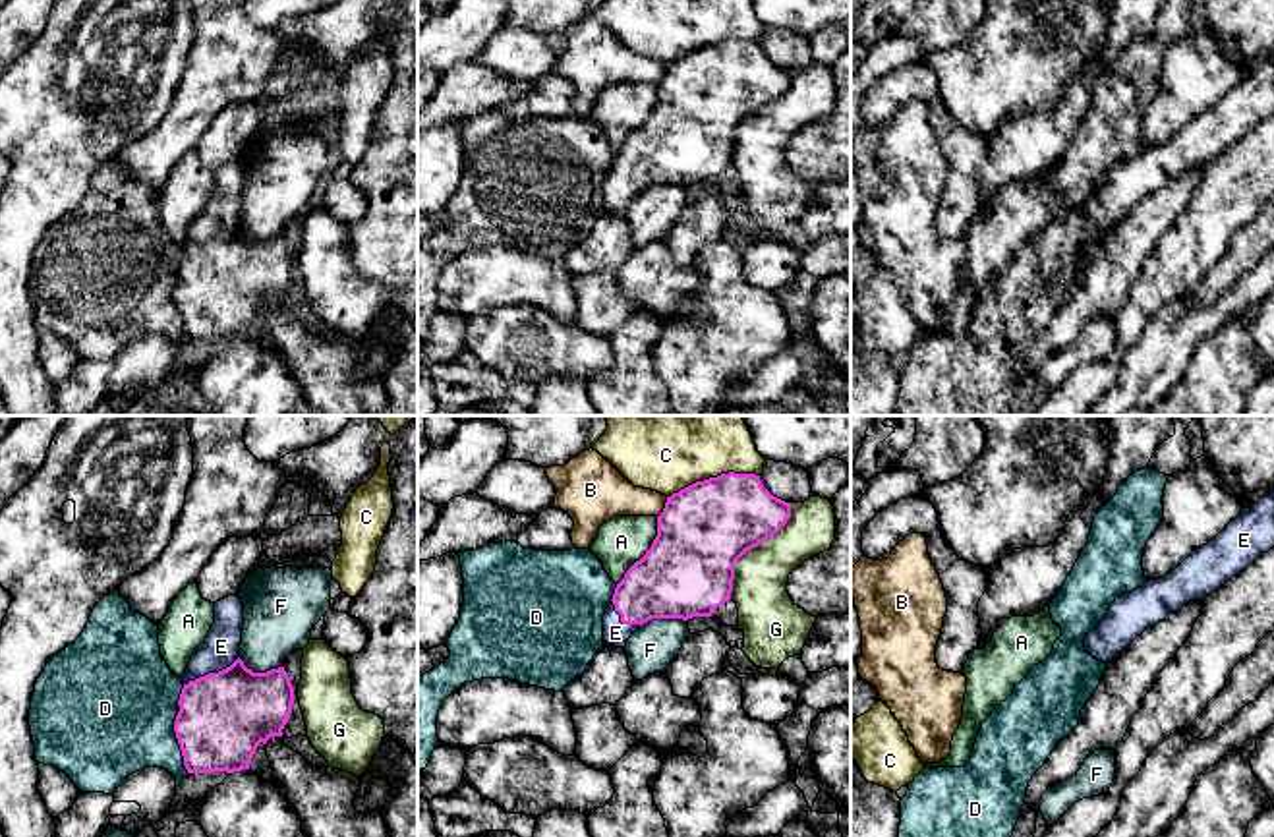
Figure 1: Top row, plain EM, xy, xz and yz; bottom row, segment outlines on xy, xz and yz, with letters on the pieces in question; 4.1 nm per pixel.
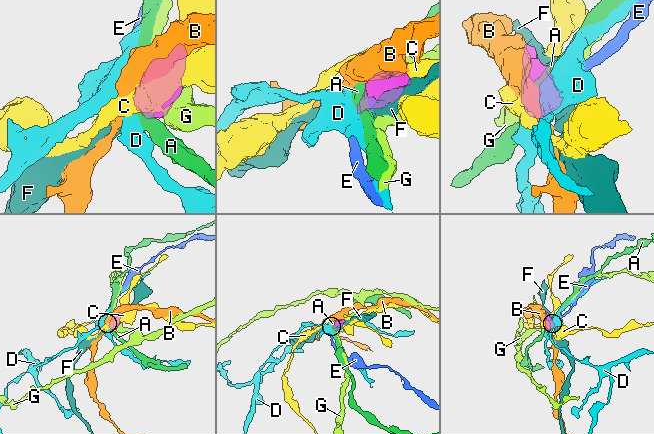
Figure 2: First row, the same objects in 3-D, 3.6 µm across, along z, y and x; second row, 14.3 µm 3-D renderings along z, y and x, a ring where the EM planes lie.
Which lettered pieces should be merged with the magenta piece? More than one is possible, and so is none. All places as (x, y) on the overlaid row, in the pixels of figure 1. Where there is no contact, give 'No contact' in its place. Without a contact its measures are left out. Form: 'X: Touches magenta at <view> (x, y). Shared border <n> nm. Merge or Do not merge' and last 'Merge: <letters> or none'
A: Touches magenta at xz (646, 551). Shared border 340 nm. Do not merge
B: Touches magenta at xz (665, 507). Shared border 100 nm. Do not merge
C: Touches magenta at xz (712, 478). Shared border 400 nm. Do not merge
D: Touches magenta at xy (178, 743). Shared border 260 nm. Do not merge
E: Touches magenta at xy (211, 673). Shared border 260 nm. Merge
F: Touches magenta at xz (664, 617). Shared border 200 nm. Do not merge
G: Touches magenta at xz (752, 548). Shared border 480 nm. Do not merge
Merge: E

